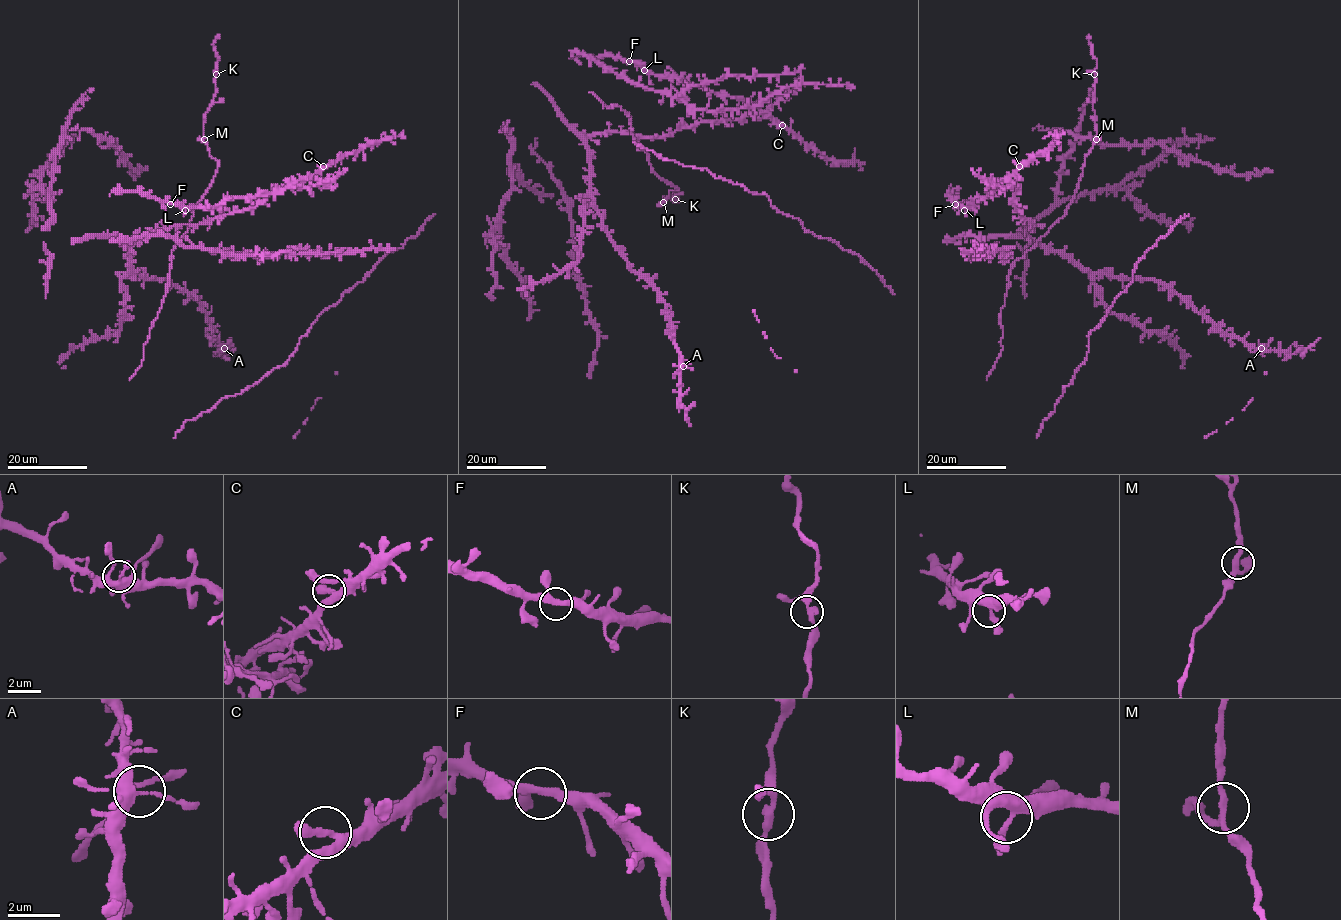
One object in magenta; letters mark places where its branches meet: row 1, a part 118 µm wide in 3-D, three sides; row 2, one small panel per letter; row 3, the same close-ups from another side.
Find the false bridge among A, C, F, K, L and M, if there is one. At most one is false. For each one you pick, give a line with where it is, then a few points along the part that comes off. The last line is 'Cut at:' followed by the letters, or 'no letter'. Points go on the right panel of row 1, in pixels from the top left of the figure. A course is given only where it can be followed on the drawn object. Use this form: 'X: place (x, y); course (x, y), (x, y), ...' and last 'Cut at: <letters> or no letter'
Cut at: no letter

